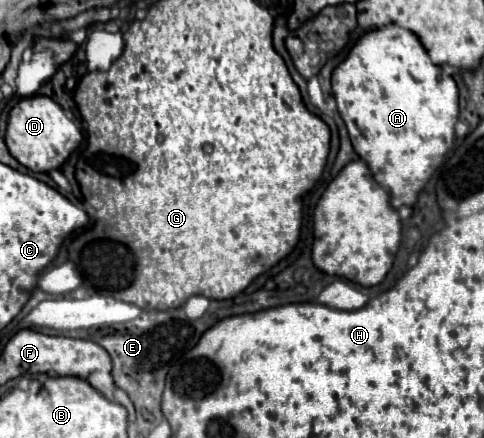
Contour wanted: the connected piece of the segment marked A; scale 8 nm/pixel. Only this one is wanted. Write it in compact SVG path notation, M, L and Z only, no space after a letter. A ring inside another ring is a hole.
M390 24L370 30L358 40L346 60L332 74L332 96L336 98L342 120L346 122L354 150L362 160L366 160L374 180L388 192L392 206L412 206L418 200L418 192L426 186L454 144L458 88L452 80L452 68L434 66L416 34Z

